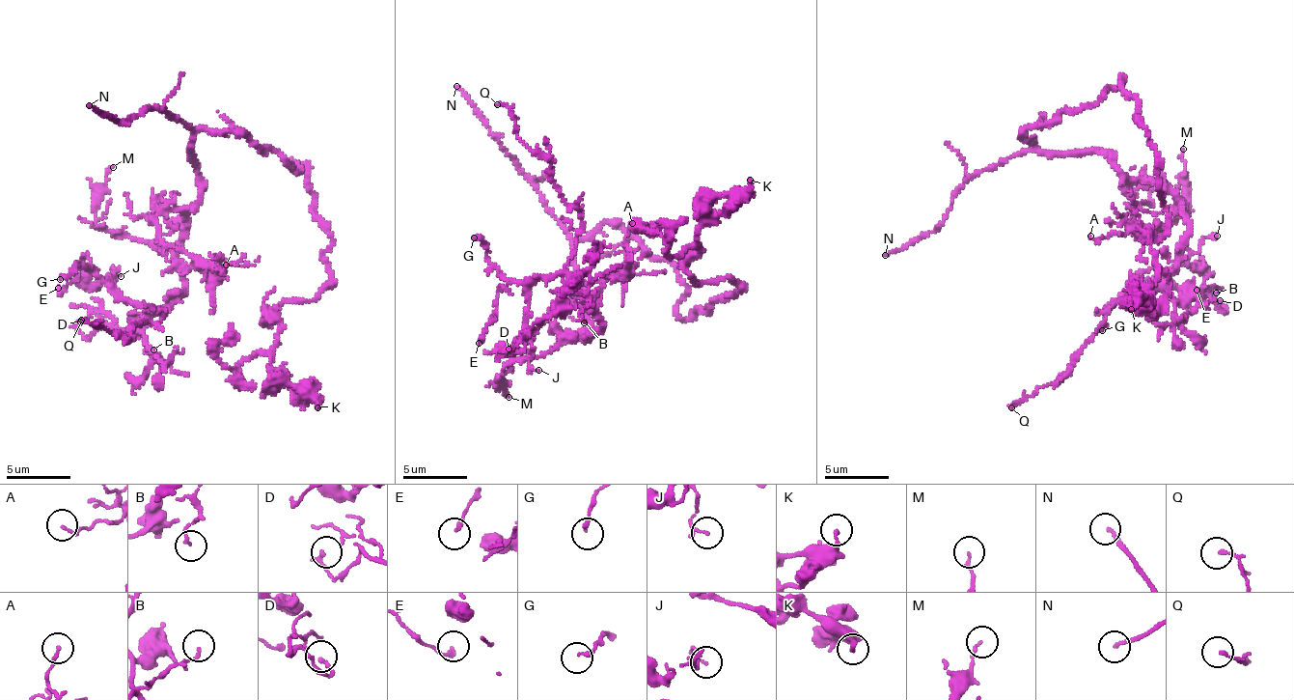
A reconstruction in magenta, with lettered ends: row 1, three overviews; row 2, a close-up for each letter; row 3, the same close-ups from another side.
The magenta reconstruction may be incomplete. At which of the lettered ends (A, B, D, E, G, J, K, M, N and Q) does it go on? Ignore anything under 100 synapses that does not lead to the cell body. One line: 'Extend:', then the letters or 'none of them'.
Extend: N

